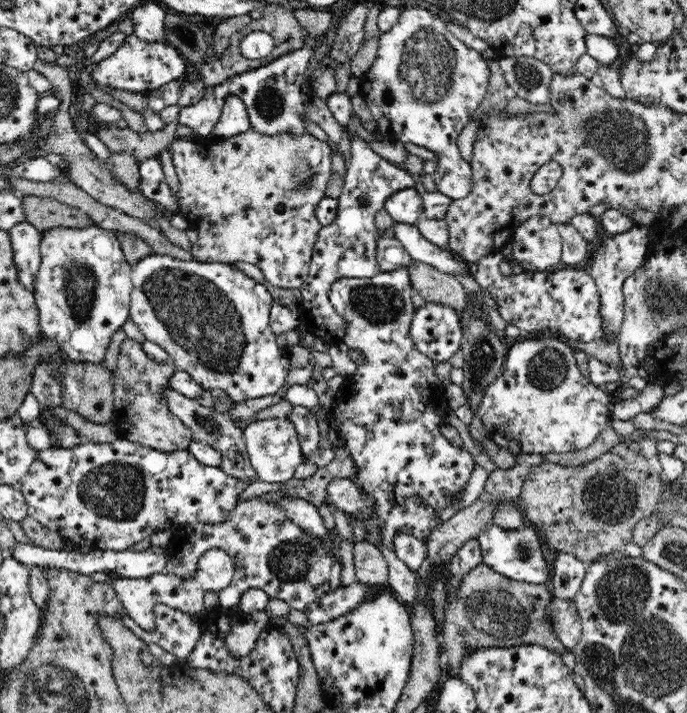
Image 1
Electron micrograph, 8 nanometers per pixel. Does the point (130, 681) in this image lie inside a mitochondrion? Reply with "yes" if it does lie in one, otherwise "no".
no

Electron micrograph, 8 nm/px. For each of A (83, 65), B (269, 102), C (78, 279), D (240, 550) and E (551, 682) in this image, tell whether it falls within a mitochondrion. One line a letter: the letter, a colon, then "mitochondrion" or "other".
A: other
B: mitochondrion
C: mitochondrion
D: other
E: other

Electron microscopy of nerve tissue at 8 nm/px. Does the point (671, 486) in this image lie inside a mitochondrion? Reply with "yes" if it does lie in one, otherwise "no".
no

